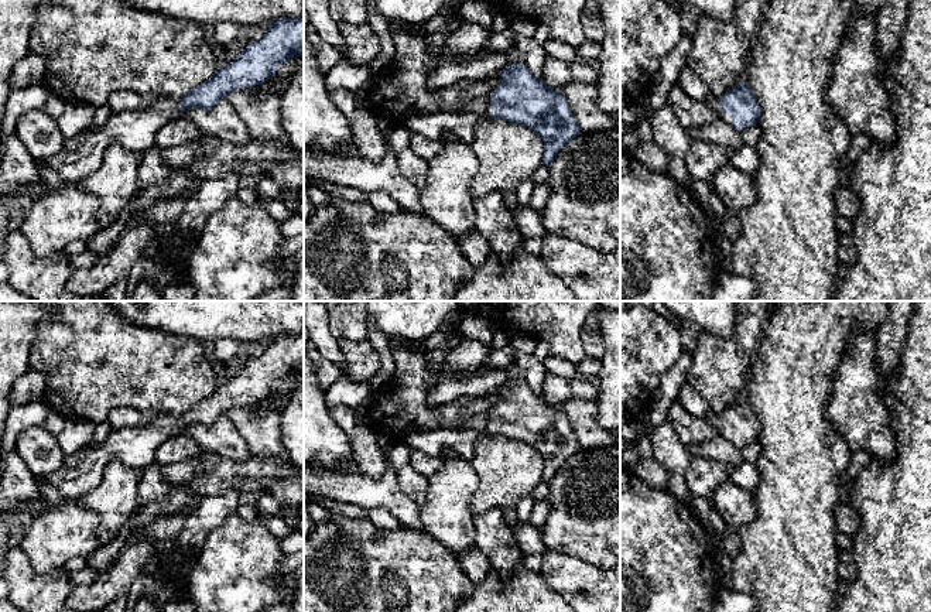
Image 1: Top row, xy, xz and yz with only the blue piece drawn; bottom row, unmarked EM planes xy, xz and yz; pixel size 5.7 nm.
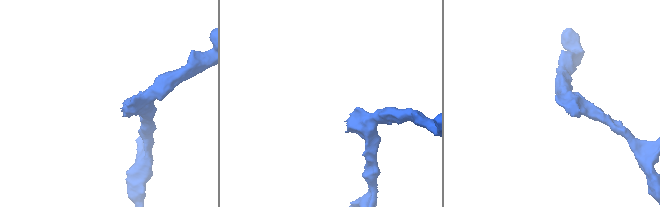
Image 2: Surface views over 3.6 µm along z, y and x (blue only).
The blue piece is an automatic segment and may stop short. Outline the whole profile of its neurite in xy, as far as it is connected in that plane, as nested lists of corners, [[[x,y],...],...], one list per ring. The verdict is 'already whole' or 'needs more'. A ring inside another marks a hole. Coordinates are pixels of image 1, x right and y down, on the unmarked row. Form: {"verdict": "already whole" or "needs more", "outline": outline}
{"verdict": "needs more", "outline": [[[304,329],[298,334],[281,334],[273,338],[266,351],[247,360],[239,373],[230,380],[219,384],[209,396],[191,407],[181,416],[160,414],[151,423],[133,428],[112,430],[106,440],[97,445],[82,448],[82,459],[76,465],[68,461],[59,469],[44,476],[47,485],[55,488],[66,500],[78,502],[102,481],[103,472],[110,461],[119,461],[133,469],[144,469],[154,462],[158,447],[194,424],[212,427],[215,421],[232,408],[266,400],[275,393],[277,384],[295,373],[304,372]]]}

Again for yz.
{"verdict": "needs more", "outline": [[[745,399],[728,407],[721,416],[711,411],[706,418],[719,434],[726,435],[739,448],[760,437],[761,425]]]}

